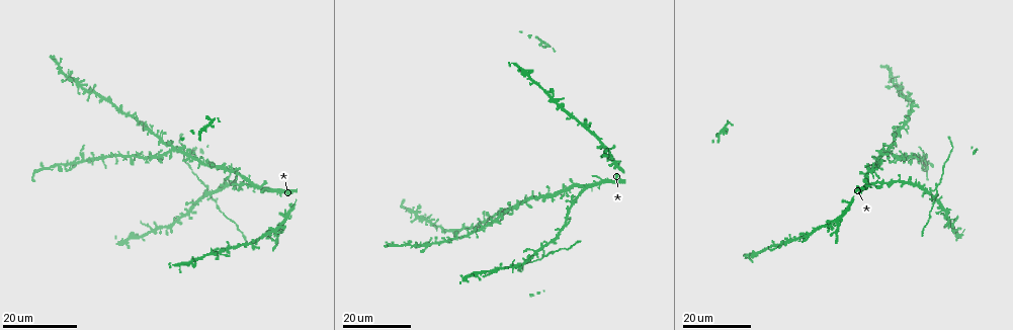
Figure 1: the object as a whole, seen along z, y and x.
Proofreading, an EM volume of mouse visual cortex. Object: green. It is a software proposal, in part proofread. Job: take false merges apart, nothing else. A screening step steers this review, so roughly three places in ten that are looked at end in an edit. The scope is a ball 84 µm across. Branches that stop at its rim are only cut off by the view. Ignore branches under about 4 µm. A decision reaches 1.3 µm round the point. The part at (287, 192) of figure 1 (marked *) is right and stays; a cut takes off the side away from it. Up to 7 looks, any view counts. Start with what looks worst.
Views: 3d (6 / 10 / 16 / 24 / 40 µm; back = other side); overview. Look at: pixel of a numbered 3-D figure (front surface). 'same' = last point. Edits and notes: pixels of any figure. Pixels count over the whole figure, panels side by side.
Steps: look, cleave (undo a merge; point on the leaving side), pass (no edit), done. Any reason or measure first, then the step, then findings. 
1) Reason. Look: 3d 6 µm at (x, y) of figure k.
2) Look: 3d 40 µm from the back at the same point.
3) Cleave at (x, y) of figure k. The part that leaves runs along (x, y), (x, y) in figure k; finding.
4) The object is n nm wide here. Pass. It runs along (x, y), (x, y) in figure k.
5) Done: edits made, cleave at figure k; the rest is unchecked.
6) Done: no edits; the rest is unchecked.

Three arms meet. Look: 3d 24 µm at (937, 190) of figure 1.

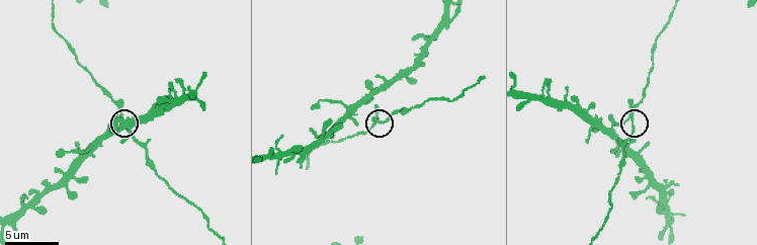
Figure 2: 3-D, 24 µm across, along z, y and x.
Look: 3d 10 µm at (630, 119) of figure 2.

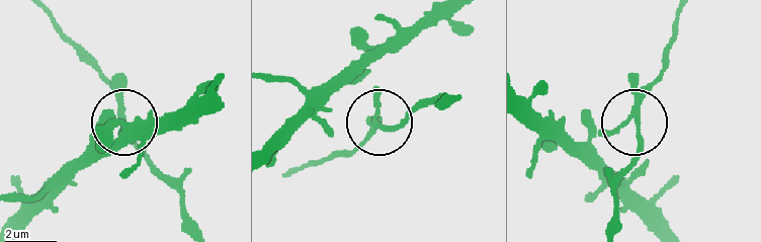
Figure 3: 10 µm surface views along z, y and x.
The object is 170 nm wide here. Pass. One neuron here.

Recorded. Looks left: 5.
Look: 3d 16 µm at (209, 250) of figure 1.

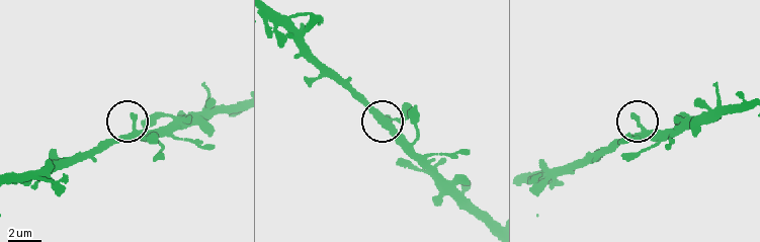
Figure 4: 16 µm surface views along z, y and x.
Look: 3d 6 µm at (134, 128) of figure 4.

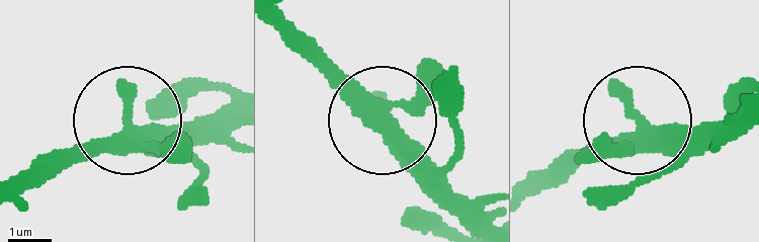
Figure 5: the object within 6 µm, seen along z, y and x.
Pass. It runs along (743, 108), (678, 131), (623, 131), (573, 170) in figure 5; continuous, no second neuron.

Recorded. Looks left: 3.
Four arms meet. Look: 3d 16 µm at (173, 149) of figure 1.

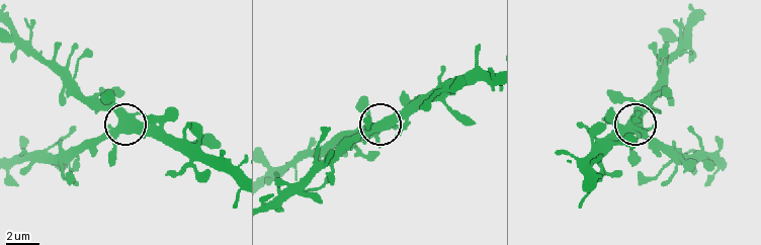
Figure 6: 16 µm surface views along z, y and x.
Look: 3d 10 µm at (376, 130) of figure 6.

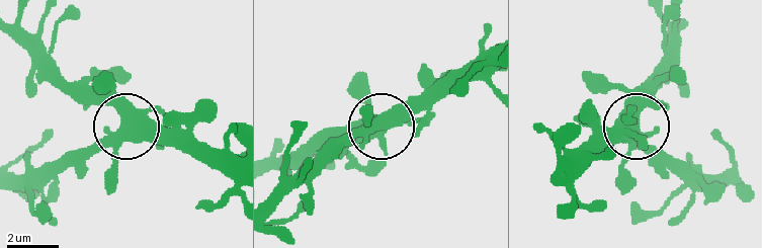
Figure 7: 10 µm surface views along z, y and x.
The side arm is 47 µm long. Pass. All the same neuron.

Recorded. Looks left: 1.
Done: no edits; the rest is unchecked.

